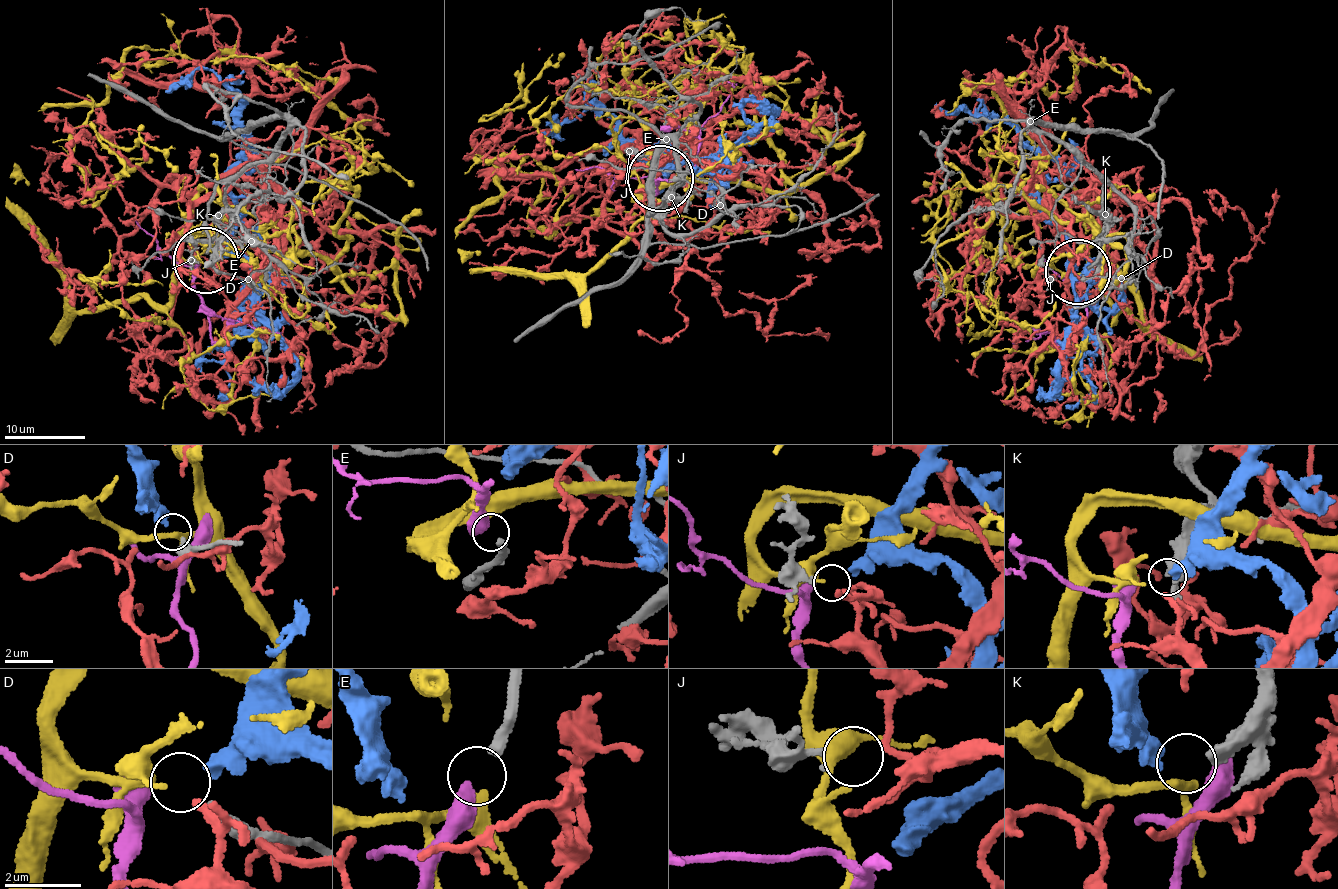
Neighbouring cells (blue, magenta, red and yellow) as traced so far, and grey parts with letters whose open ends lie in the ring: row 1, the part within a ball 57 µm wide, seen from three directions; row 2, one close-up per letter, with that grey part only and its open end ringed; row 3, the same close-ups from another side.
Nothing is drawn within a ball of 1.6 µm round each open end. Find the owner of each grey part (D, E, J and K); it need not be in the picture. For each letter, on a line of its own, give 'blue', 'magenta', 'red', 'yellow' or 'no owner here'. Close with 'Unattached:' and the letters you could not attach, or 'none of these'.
D: yellow
E: magenta
J: red
K: blue
Unattached: none of these

